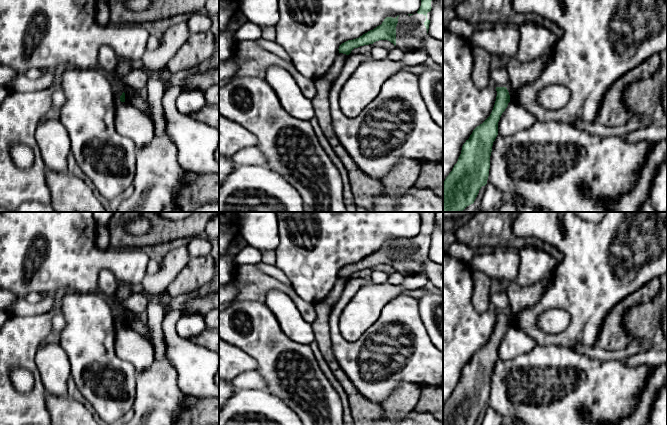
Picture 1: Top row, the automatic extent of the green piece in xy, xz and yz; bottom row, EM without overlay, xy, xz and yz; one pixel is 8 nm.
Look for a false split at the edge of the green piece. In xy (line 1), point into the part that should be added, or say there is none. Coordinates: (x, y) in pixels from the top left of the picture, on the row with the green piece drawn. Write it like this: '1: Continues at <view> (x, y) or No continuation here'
1: No continuation here

